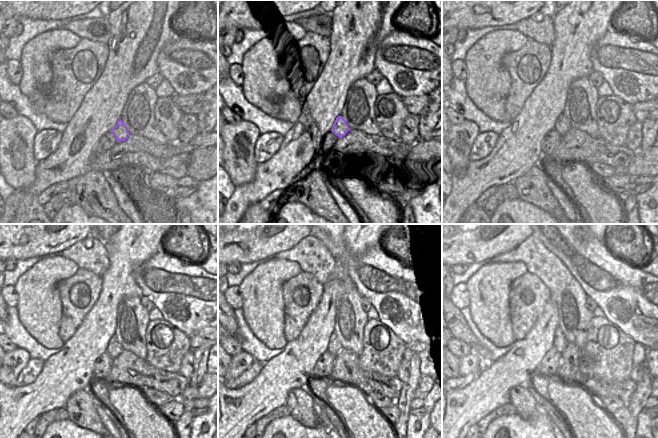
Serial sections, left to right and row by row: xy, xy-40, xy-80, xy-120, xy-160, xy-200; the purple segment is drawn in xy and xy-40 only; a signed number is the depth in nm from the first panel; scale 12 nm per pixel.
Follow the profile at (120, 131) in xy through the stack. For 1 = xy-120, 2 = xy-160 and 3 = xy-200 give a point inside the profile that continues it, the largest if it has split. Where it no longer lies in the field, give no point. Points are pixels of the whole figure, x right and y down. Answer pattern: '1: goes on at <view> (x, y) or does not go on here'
1: goes on at xy-120 (114, 348)
2: goes on at xy-160 (335, 346)
3: goes on at xy-200 (559, 341)

